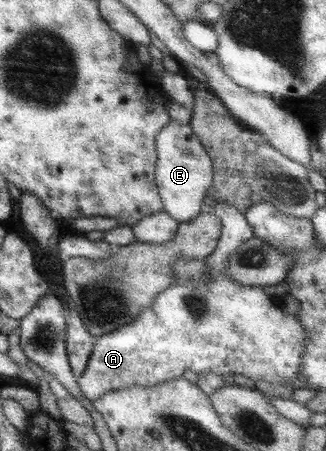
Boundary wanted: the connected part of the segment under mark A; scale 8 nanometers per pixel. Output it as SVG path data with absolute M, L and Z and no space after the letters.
M227 202L214 204L214 214L221 220L222 230L216 248L205 258L207 274L211 279L204 286L175 282L160 292L134 322L99 336L93 345L88 366L77 380L86 399L94 402L102 399L102 396L110 391L126 389L128 386L148 388L162 385L166 381L182 377L184 370L192 370L195 373L212 372L220 376L242 374L255 382L264 380L282 386L290 386L301 376L299 370L309 332L300 317L285 312L281 301L270 296L263 286L243 285L229 275L230 255L255 234L246 220L245 213Z

